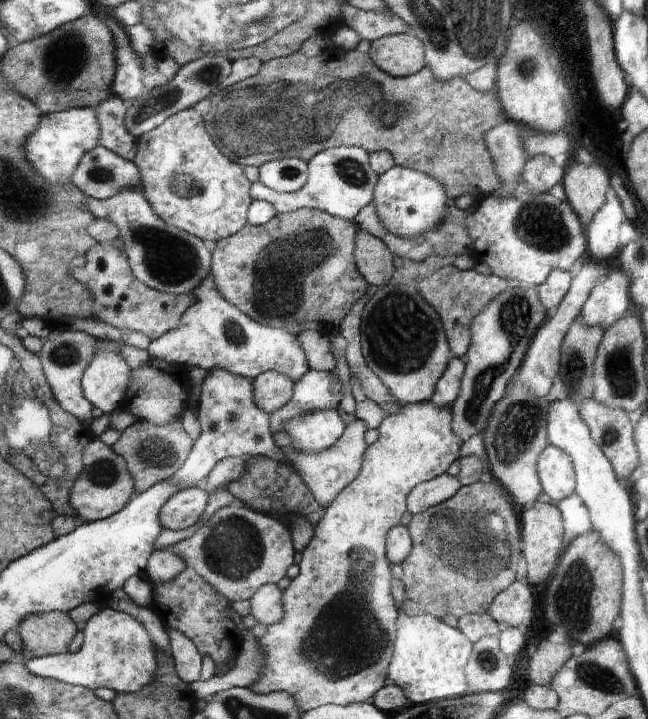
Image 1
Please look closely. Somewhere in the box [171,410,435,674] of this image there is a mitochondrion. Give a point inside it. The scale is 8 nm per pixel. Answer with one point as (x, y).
(233, 548)

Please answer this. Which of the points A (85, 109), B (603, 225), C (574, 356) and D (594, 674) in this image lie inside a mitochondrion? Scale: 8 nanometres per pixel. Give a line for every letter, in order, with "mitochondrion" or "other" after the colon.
A: other
B: other
C: mitochondrion
D: mitochondrion

